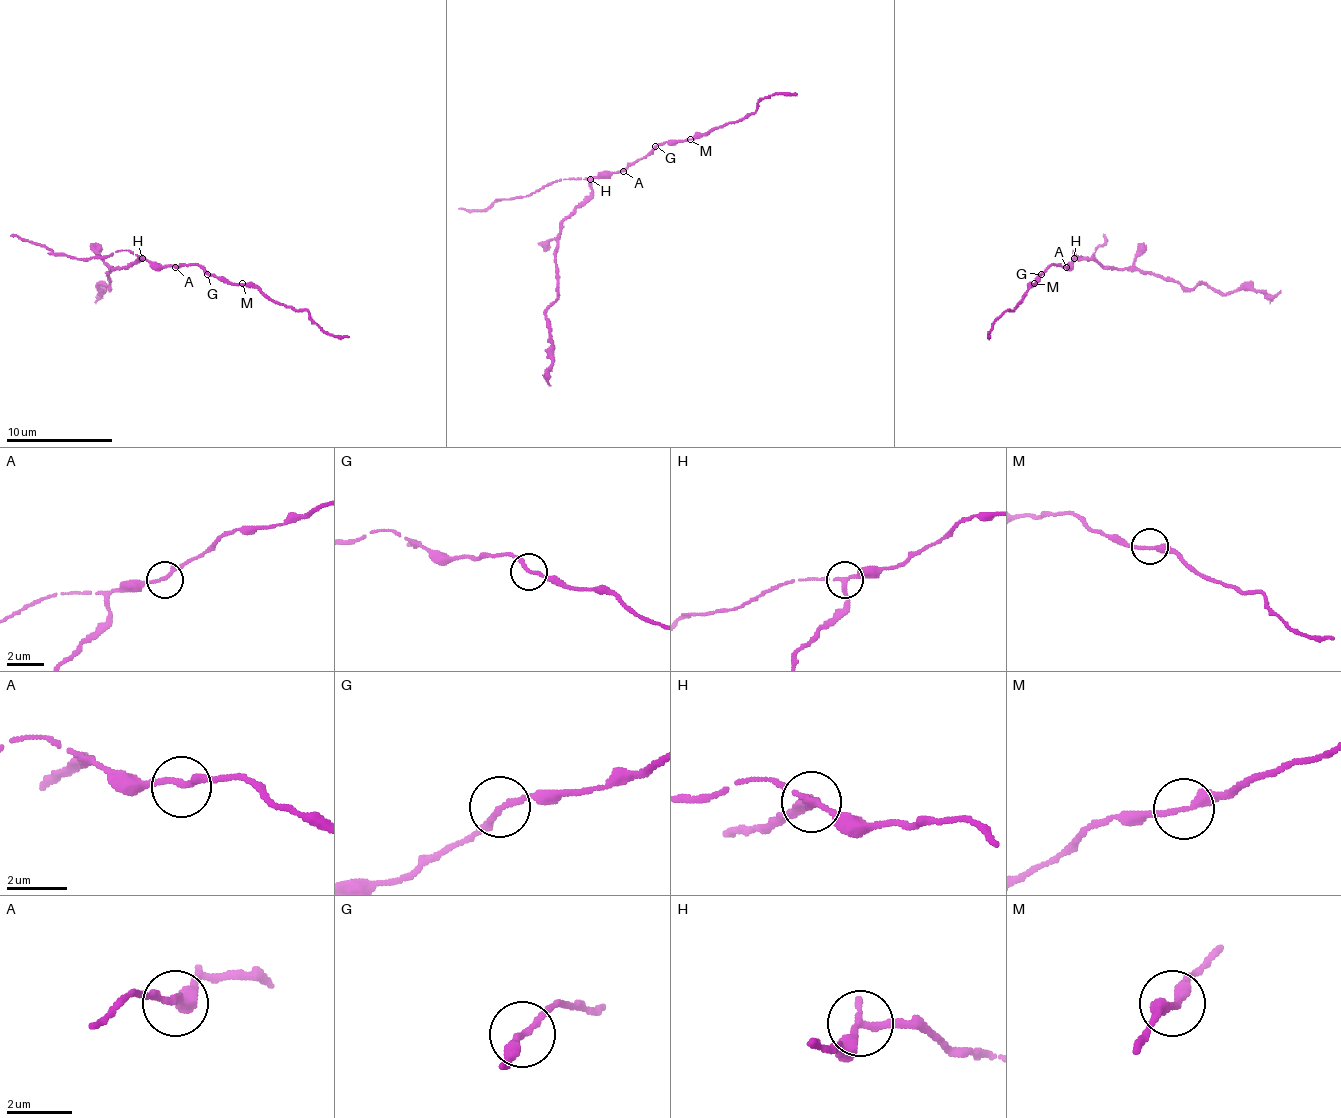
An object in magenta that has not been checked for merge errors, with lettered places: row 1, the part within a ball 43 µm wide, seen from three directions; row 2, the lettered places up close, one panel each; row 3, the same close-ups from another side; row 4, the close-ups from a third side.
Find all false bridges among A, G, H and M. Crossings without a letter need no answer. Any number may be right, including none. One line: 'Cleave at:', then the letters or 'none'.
Cleave at: H

